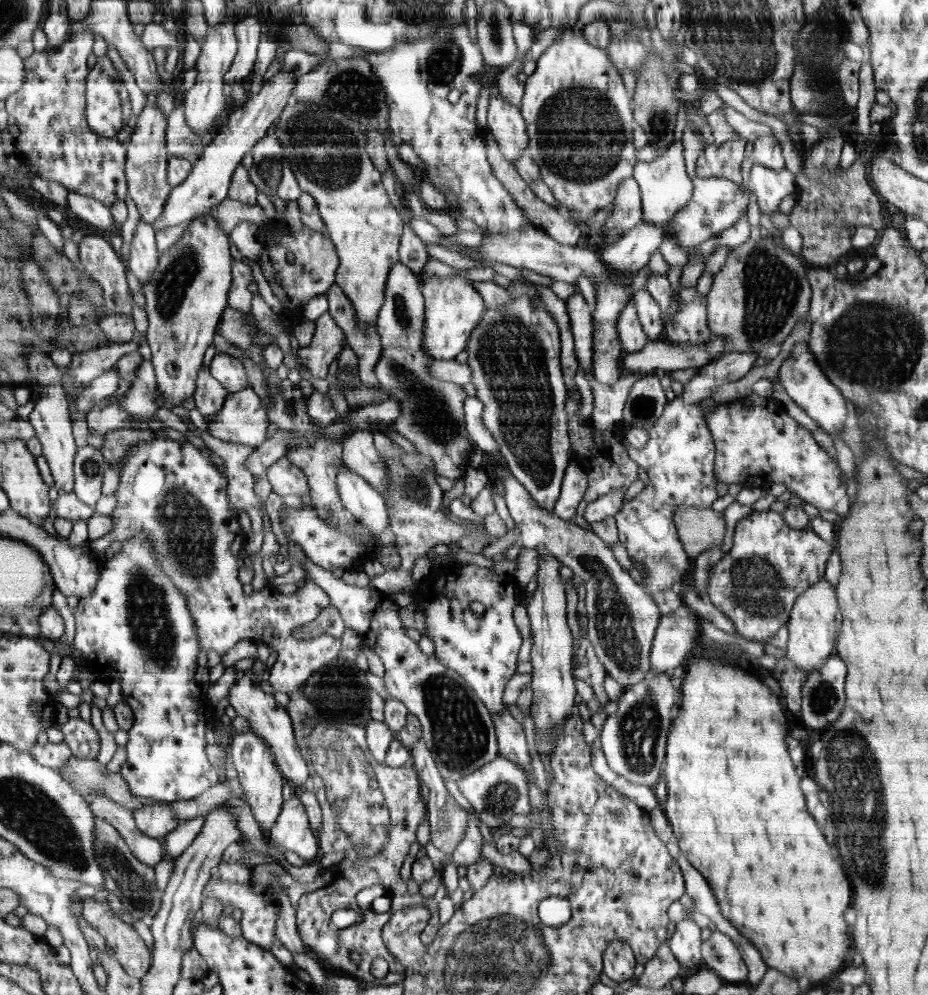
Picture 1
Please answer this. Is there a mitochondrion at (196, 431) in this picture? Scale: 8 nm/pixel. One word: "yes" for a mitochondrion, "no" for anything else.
no

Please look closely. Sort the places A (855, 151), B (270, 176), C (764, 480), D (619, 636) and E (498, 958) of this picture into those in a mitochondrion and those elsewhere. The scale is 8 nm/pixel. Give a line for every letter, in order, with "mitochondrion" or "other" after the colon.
A: other
B: mitochondrion
C: other
D: mitochondrion
E: mitochondrion

